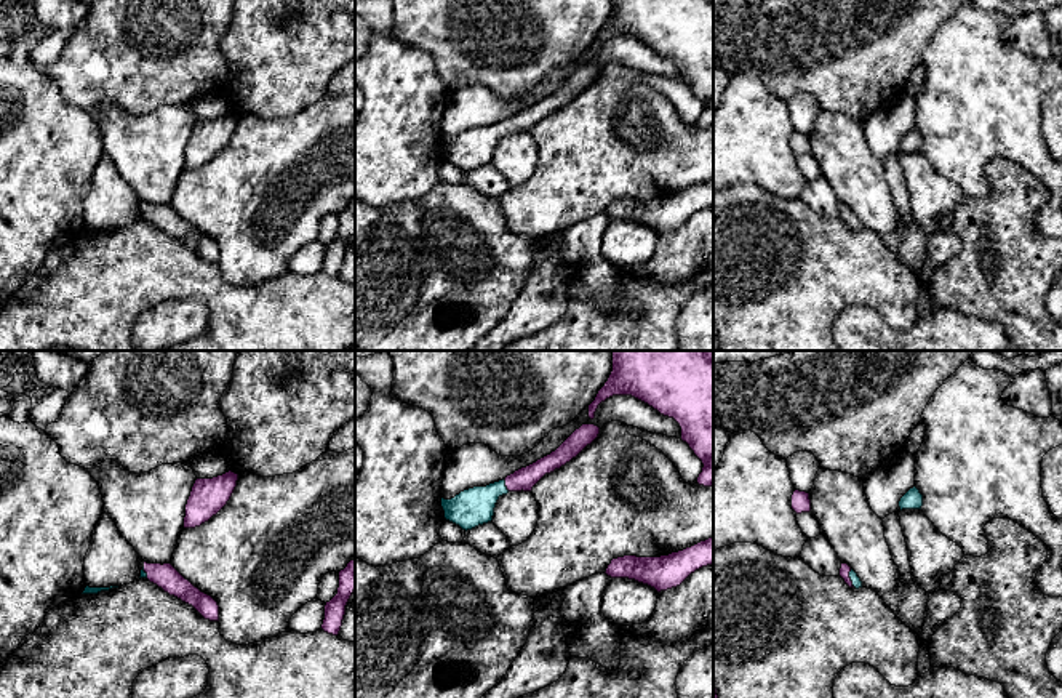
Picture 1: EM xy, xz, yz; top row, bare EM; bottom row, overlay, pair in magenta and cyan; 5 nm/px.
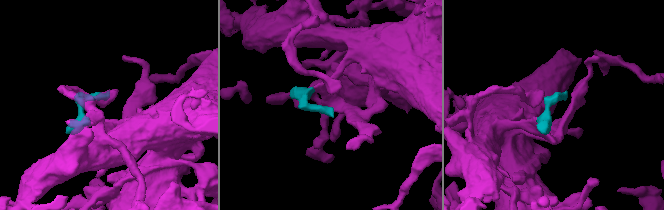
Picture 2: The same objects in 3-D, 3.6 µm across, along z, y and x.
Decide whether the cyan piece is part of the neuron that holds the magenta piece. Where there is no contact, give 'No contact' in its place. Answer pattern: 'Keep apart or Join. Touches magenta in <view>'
Join. Touches magenta in yz

